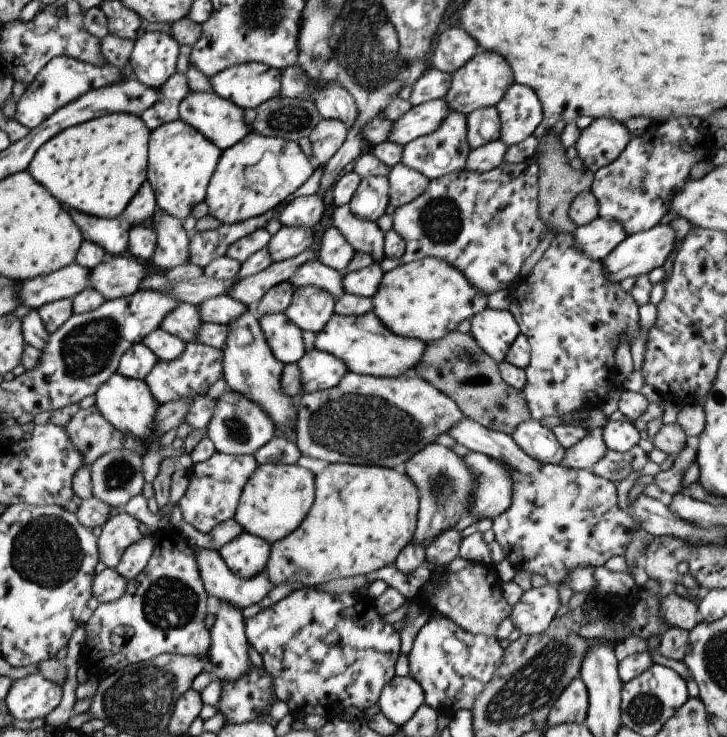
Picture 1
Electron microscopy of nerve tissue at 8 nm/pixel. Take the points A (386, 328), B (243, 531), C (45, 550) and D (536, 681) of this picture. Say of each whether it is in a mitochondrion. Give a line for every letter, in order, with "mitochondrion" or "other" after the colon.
A: other
B: other
C: mitochondrion
D: mitochondrion

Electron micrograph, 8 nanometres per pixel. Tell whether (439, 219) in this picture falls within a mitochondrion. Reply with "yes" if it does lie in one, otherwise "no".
yes

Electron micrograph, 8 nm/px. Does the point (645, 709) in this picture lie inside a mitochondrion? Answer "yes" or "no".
yes

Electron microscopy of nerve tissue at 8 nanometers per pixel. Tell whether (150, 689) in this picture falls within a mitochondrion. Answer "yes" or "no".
yes

